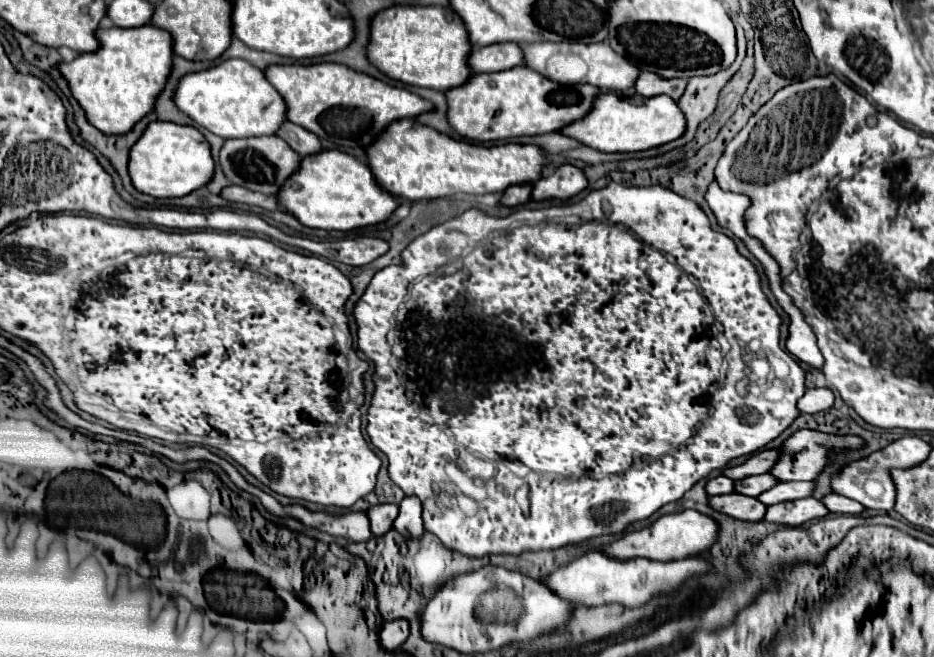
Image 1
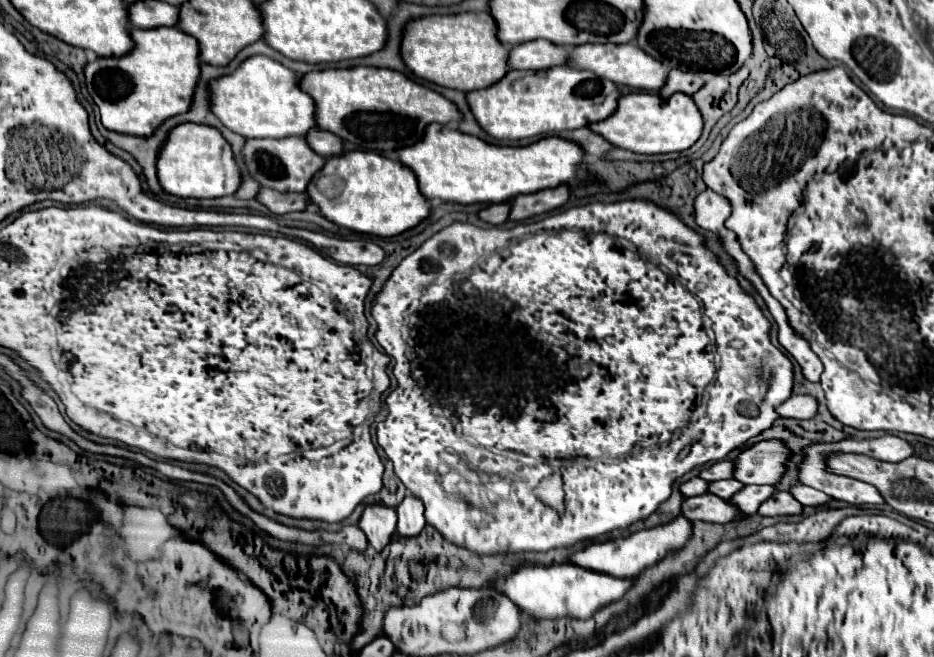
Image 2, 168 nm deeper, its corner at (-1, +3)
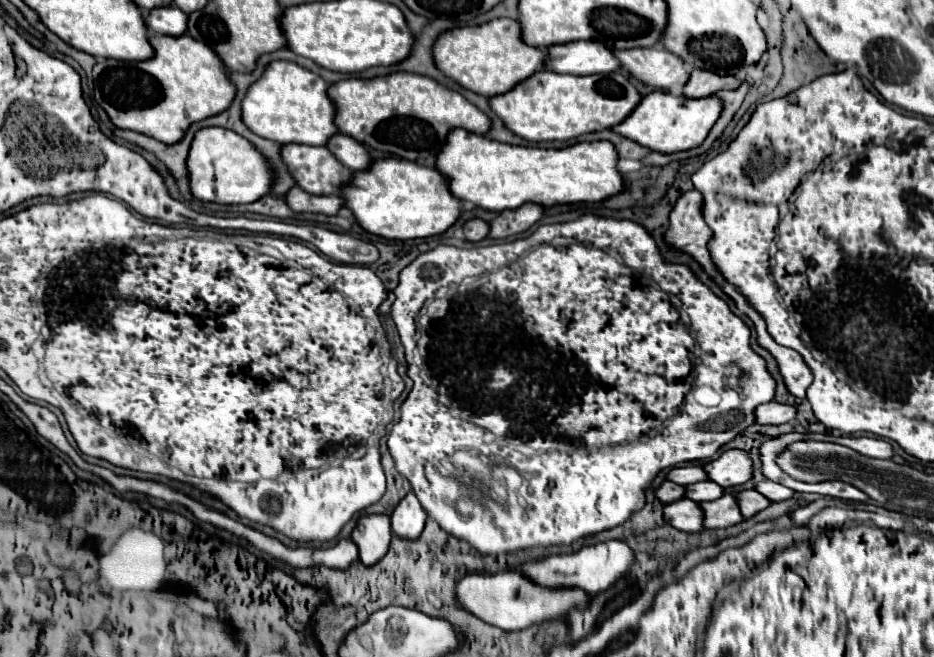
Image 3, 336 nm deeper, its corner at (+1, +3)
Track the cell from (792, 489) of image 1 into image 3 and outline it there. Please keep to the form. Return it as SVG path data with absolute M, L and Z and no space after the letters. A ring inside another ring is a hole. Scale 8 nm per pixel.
M724 492L720 500L712 500L706 504L700 504L702 512L704 512L704 520L702 526L706 530L714 530L714 528L728 528L734 524L742 522L742 516L738 512L736 500L730 492Z

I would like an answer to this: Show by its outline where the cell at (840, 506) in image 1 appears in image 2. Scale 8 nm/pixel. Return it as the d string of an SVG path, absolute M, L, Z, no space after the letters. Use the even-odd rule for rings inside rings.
M798 484L798 486L792 486L792 496L796 496L796 500L804 506L824 506L826 502L834 500L830 496L826 496L824 492L816 490L816 488L810 488L810 486L804 486L804 484Z

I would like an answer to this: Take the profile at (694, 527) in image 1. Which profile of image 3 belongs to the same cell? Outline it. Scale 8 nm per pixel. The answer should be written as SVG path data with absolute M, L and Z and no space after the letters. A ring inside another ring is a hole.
M610 540L594 546L586 546L574 554L556 554L548 556L536 562L522 564L514 570L518 570L522 576L530 578L534 584L540 584L544 588L580 588L586 594L600 594L610 584L614 584L620 576L624 576L634 560L632 550L622 540Z

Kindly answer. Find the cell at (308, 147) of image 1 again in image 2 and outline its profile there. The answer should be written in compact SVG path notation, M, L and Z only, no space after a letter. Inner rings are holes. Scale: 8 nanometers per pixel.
M310 128L304 138L306 138L308 146L312 146L312 150L316 154L324 156L324 158L342 152L342 142L332 132L326 132L326 130L320 130L320 128Z

